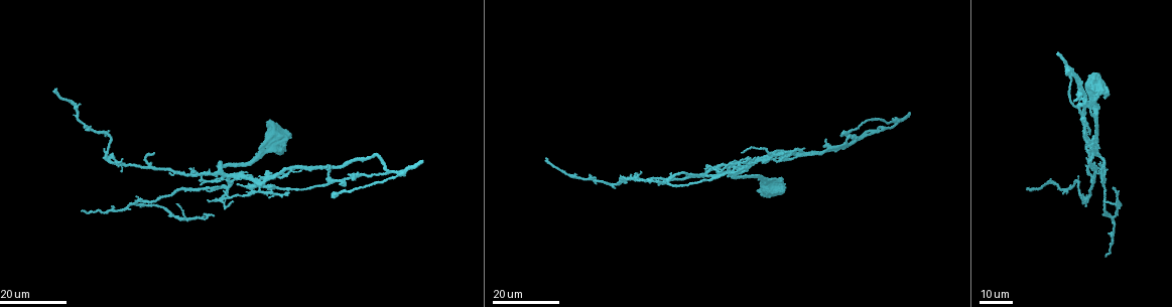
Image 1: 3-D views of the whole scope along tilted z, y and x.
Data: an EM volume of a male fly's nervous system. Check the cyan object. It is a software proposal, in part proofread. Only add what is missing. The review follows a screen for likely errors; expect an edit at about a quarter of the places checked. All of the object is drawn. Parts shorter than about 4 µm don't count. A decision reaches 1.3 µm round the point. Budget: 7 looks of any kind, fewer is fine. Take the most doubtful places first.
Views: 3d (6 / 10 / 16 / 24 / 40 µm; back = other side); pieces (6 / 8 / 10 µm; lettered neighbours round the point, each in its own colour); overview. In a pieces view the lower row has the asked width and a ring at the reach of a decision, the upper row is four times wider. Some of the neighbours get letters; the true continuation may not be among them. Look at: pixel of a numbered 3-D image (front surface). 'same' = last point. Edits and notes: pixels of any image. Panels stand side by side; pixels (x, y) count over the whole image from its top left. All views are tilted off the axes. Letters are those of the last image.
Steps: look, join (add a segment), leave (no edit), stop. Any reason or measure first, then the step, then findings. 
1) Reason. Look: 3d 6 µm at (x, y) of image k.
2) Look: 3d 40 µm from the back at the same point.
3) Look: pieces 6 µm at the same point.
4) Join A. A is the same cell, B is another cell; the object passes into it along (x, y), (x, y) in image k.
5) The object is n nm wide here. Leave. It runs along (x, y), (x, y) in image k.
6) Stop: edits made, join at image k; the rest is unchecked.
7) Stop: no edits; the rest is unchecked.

An open end. Look: 3d 24 µm at (546, 159) of image 1.

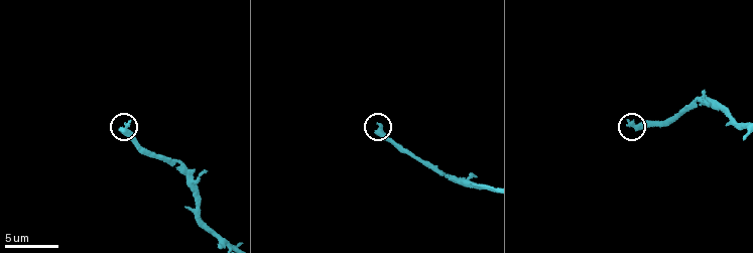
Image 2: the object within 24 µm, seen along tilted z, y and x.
Look: pieces 10 µm at (630, 126) of image 2.

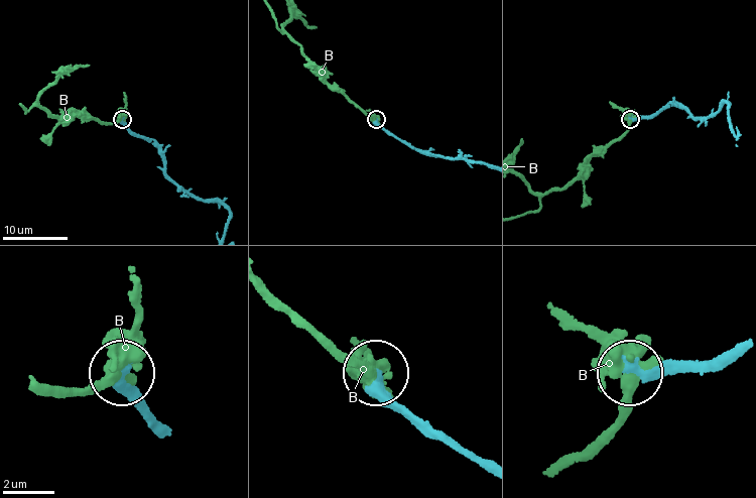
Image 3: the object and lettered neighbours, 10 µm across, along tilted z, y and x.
The object is 240 nm wide here. Leave. B is another cell; it runs along (737, 353), (696, 368), (635, 371) in image 3; no lettered segment goes on from it.

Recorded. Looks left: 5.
Branch stops here. Look: 3d 24 µm at (422, 162) of image 1.

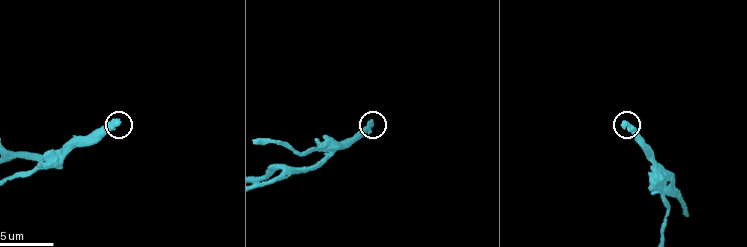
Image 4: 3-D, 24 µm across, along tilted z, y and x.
What lies round it. Look: pieces 10 µm at (370, 122) of image 4.

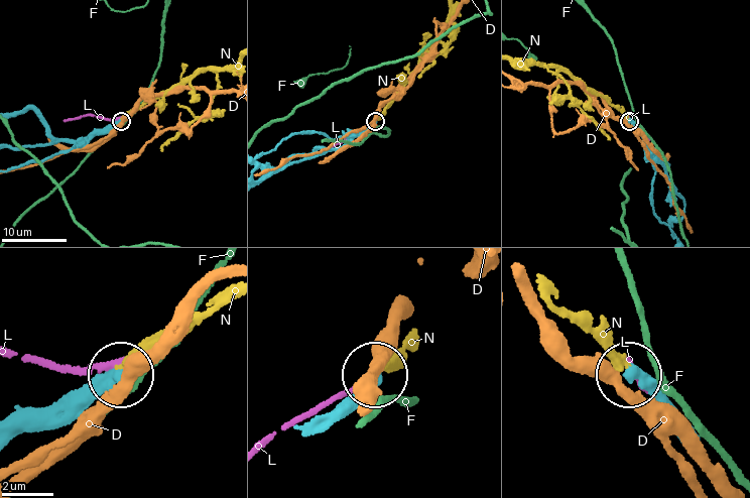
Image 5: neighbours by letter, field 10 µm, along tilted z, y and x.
The object is 370 nm wide here. Join N. N is the same cell, D, F and L are other cells; the cell continues.

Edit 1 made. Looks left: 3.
Look: overview.

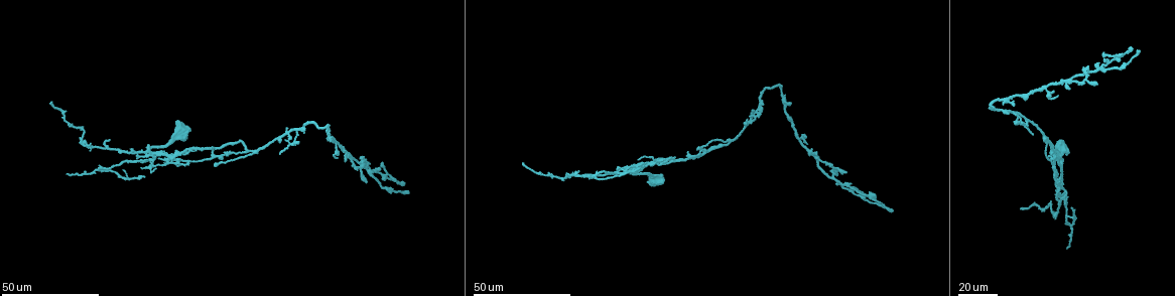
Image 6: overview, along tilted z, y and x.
Free end. Look: 3d 40 µm at (785, 95) of image 6.

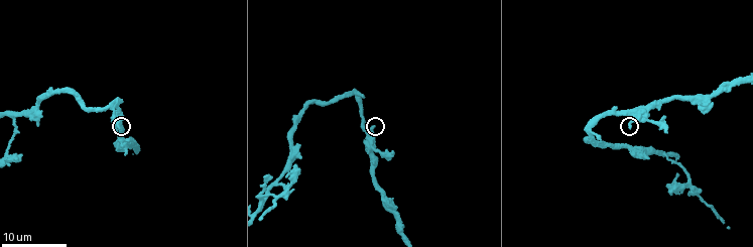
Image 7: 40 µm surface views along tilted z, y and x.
What lies round it. Look: pieces 6 µm at (119, 128) of image 7.

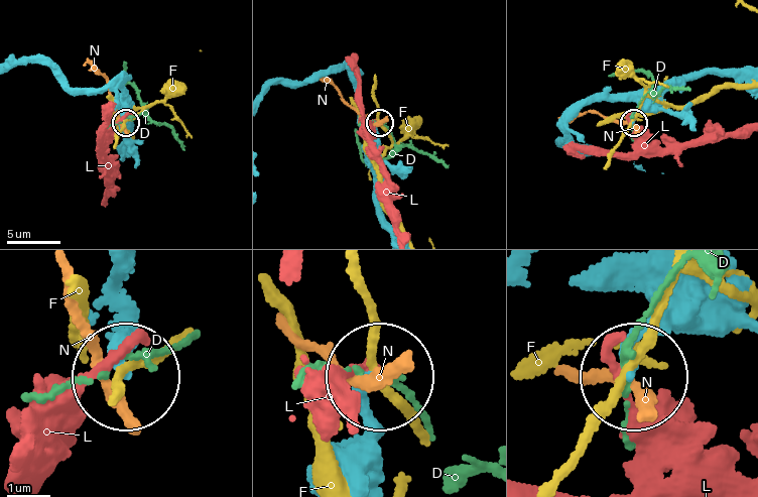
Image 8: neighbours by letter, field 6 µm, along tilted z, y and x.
The object is 230 nm wide here. Leave. D, F, L and N are other cells; none of them fits.

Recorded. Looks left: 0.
Stop: edits made, join at image 5; the rest is unchecked.

